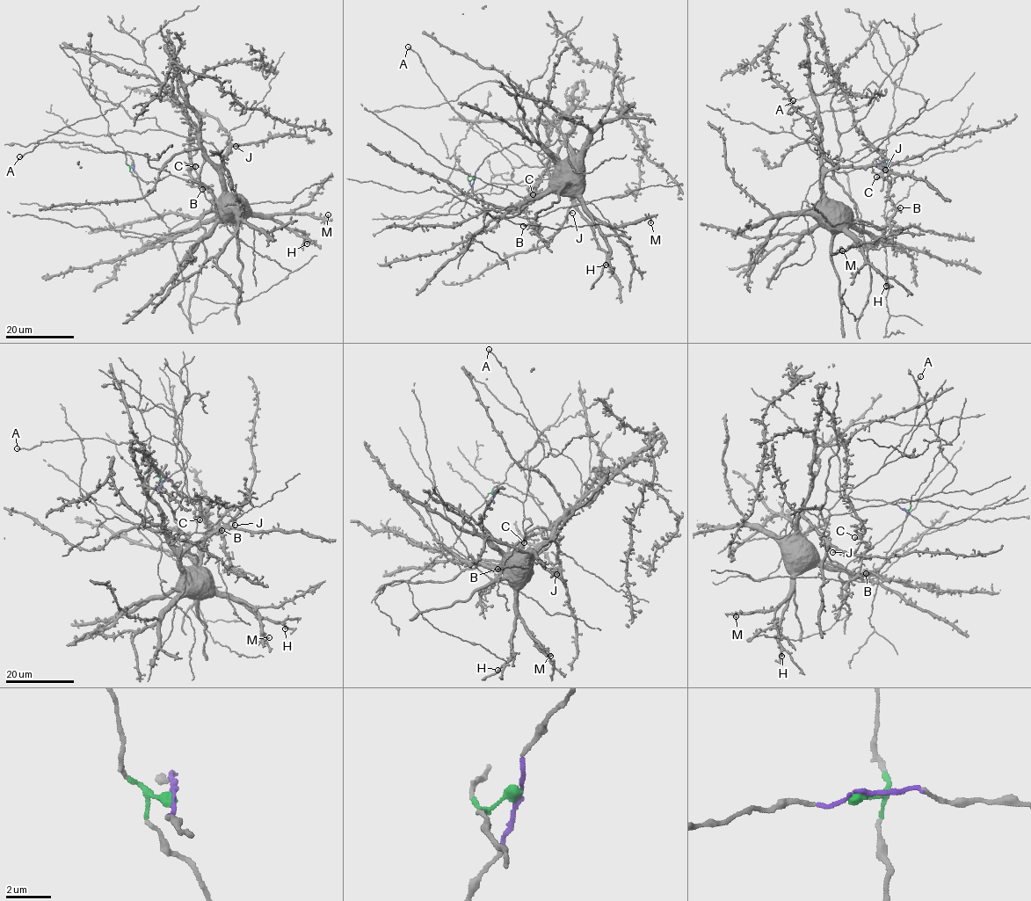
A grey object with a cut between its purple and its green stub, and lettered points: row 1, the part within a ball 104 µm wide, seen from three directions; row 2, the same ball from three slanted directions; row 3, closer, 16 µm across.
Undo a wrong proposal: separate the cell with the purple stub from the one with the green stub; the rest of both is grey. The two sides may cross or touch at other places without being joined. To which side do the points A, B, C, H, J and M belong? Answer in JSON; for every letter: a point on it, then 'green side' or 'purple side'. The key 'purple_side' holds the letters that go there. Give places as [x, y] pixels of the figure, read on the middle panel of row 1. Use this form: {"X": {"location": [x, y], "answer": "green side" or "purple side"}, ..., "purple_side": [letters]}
{"A": {"location": [408, 47], "answer": "purple side"}, "B": {"location": [523, 226], "answer": "purple side"}, "C": {"location": [533, 194], "answer": "purple side"}, "H": {"location": [606, 265], "answer": "green side"}, "J": {"location": [572, 213], "answer": "green side"}, "M": {"location": [650, 222], "answer": "green side"}, "purple_side": ["A", "B", "C"]}

